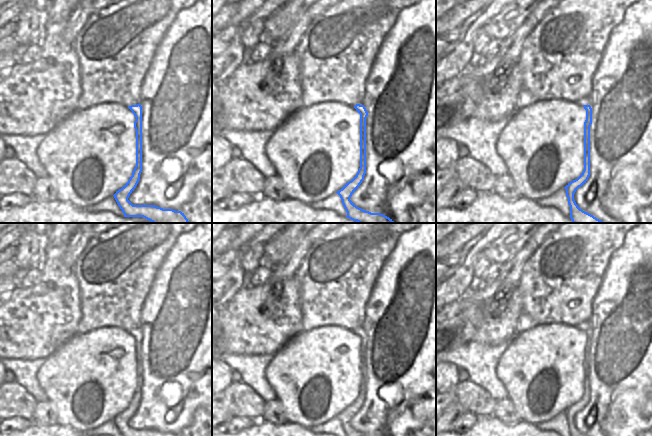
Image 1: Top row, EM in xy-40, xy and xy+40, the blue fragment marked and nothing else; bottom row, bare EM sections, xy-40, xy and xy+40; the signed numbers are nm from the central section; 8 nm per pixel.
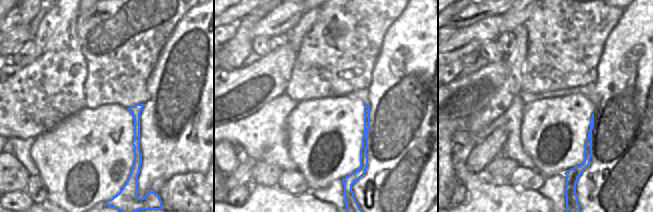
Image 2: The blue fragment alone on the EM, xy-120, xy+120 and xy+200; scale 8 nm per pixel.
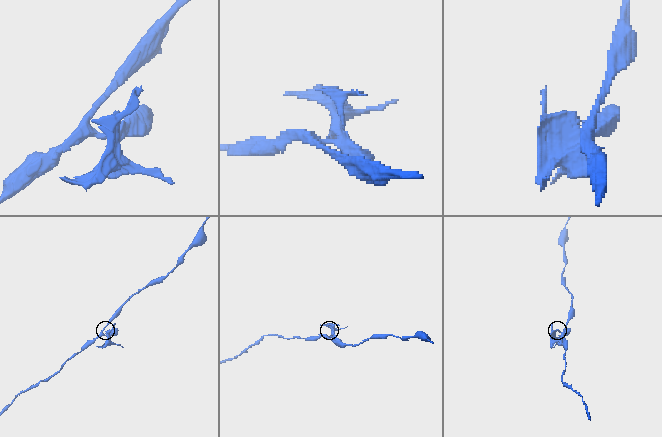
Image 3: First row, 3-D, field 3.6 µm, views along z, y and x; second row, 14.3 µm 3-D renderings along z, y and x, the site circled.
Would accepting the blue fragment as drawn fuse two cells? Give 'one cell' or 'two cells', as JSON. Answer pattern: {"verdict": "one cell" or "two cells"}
{"verdict": "one cell"}

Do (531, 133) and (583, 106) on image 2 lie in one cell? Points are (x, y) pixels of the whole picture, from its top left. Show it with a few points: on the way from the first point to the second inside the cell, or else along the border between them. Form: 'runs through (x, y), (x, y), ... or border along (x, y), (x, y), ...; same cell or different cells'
runs through (544, 127), (550, 123), (564, 121), (570, 115); same cell

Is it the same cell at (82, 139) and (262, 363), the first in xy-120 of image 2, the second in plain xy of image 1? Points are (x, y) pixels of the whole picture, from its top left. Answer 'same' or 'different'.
different

